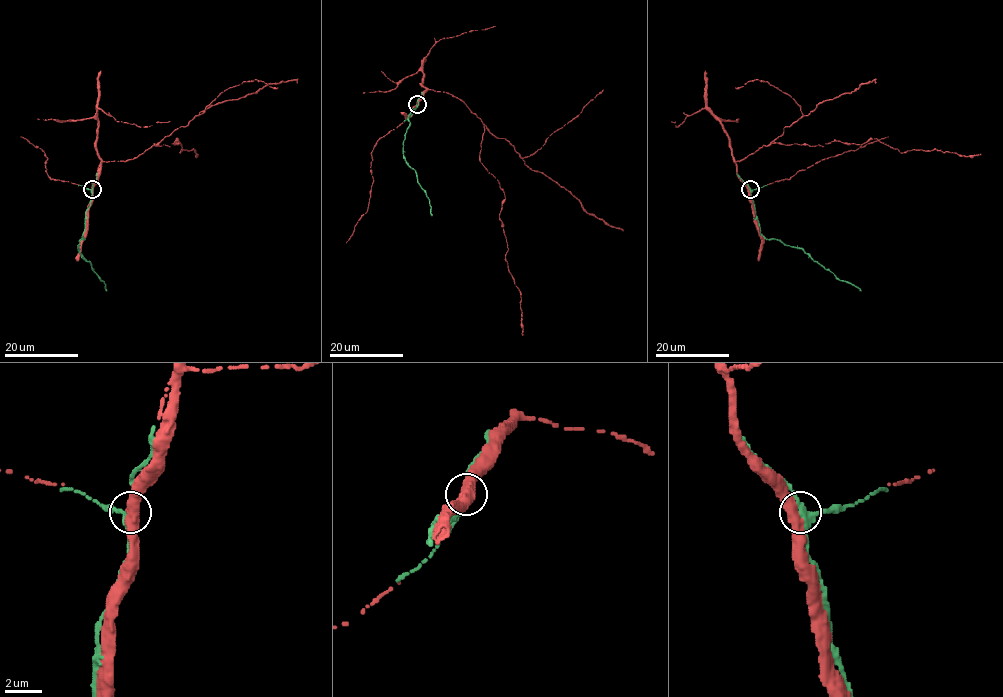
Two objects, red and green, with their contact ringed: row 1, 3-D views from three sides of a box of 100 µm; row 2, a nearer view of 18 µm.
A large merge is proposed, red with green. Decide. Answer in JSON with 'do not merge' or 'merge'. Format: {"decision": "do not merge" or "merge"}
{"decision": "merge"}

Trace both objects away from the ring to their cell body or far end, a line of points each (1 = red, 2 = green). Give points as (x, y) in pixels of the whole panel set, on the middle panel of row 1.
1: (417, 103), (428, 90), (448, 92), (484, 125), (479, 161), (504, 191), (505, 260), (520, 293), (523, 335)
2: (417, 104), (408, 115), (410, 123), (403, 140), (403, 158), (415, 171), (419, 185), (429, 199), (432, 215)

